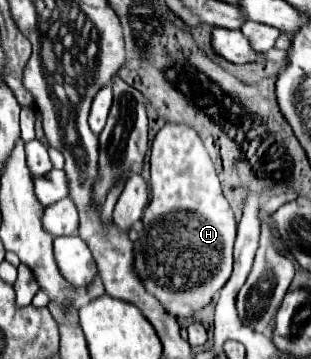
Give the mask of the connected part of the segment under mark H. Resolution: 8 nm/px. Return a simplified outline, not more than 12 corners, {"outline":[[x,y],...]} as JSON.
{"outline":[[193,128],[151,144],[133,268],[171,316],[231,276],[237,222]]}

